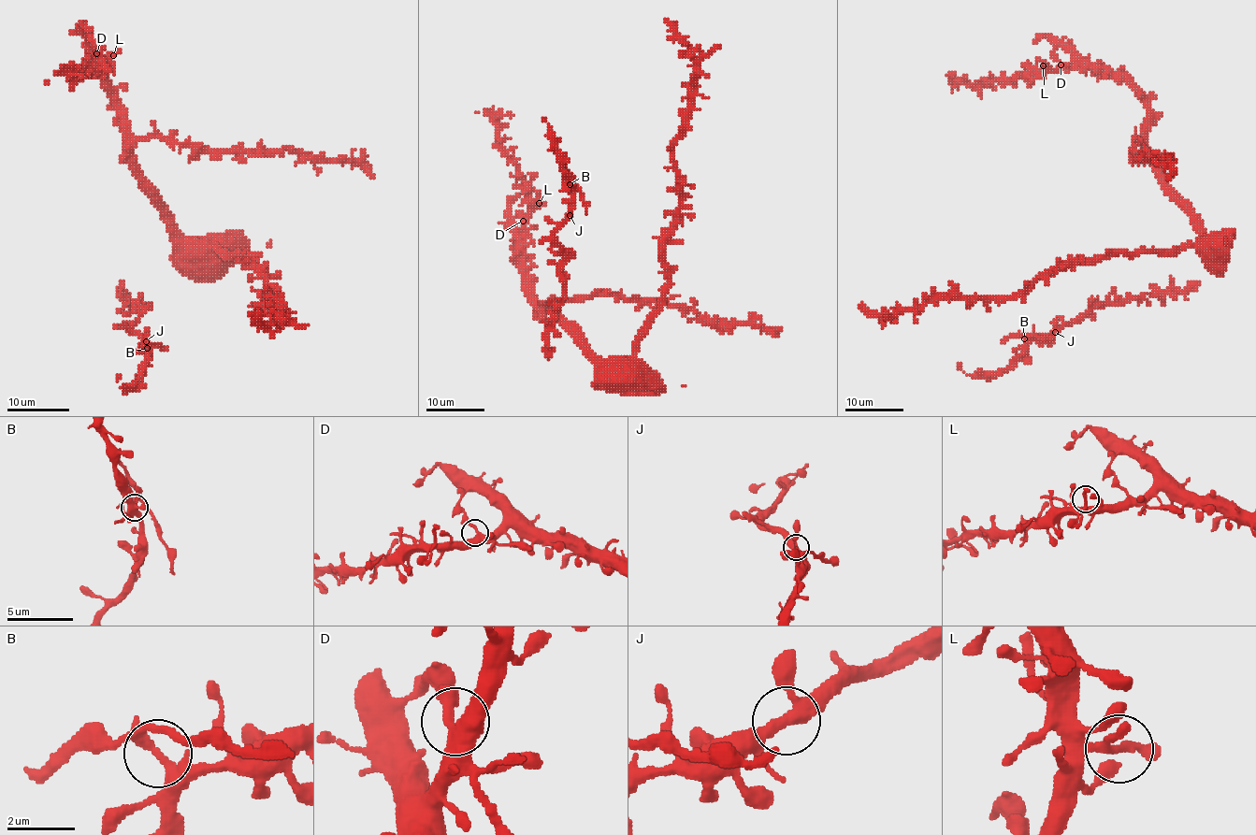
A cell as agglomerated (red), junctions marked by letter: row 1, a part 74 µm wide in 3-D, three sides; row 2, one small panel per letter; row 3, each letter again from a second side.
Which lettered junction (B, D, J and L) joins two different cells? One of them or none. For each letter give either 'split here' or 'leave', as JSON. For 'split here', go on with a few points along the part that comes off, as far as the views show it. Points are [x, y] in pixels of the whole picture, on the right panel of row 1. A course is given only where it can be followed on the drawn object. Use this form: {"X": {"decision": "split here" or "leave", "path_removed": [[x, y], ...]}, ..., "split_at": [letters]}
{"B": {"decision": "split here", "path_removed": [[1024, 338], [1021, 335], [1053, 337]]}, "D": {"decision": "leave"}, "J": {"decision": "leave"}, "L": {"decision": "leave"}, "split_at": ["B"]}

